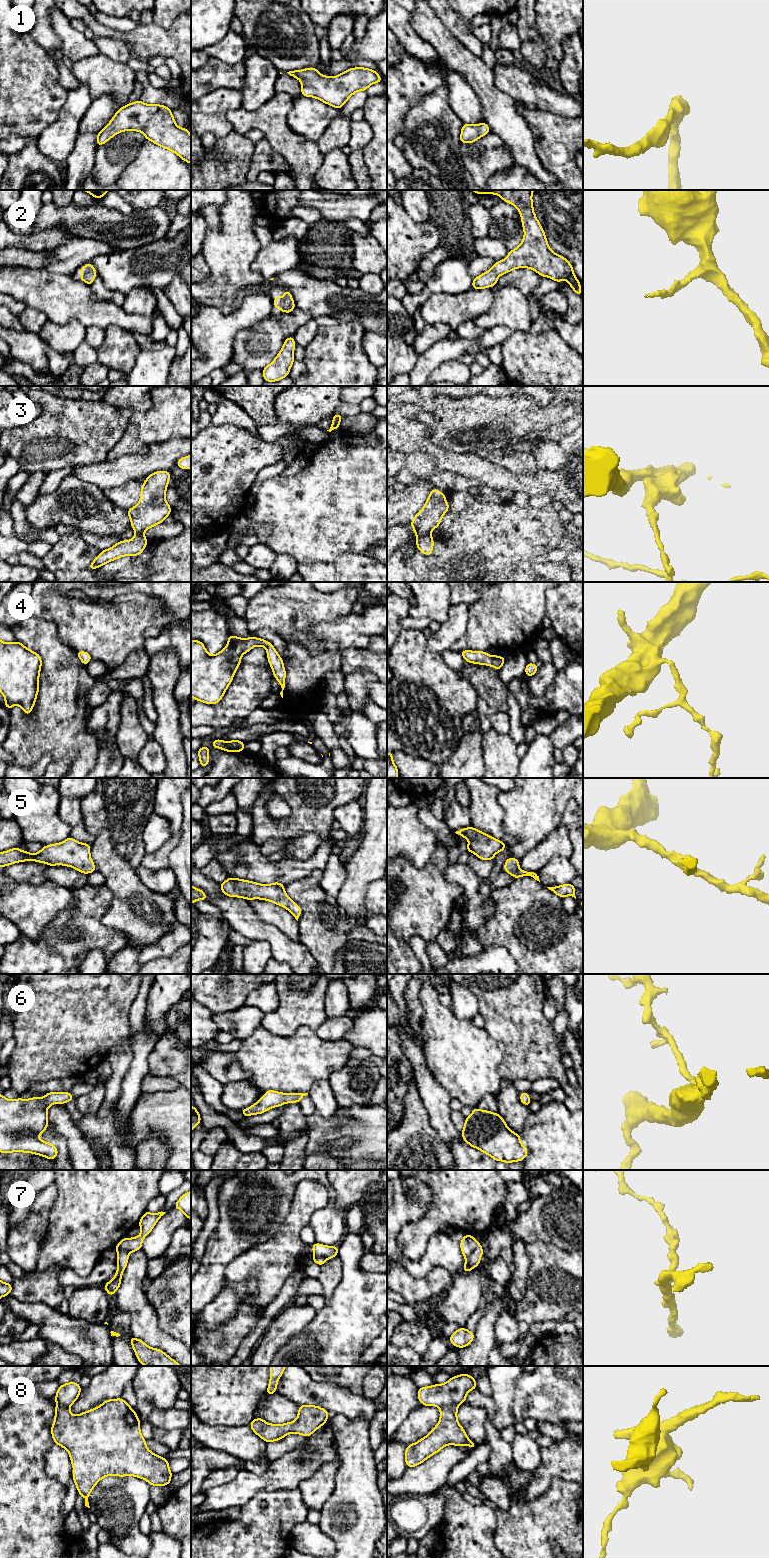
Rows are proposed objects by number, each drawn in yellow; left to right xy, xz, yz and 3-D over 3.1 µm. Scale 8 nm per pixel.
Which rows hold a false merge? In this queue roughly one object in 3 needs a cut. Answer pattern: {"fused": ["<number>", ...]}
{"fused": ["3", "7", "8"]}

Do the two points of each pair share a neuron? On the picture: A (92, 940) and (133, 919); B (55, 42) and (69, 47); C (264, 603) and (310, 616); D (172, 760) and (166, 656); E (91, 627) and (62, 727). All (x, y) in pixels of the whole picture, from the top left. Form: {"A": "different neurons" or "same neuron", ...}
{"A": "different neurons", "B": "different neurons", "C": "same neuron", "D": "same neuron", "E": "different neurons"}

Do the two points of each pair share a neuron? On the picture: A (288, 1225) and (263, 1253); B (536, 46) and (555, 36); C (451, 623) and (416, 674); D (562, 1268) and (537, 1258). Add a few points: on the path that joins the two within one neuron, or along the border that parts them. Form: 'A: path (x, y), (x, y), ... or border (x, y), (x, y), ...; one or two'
A: path (286, 1233), (271, 1248); one
B: border (534, 21), (547, 58); two
C: border (426, 639), (427, 645), (440, 654); two
D: path (556, 1268), (553, 1268), (543, 1258); one

